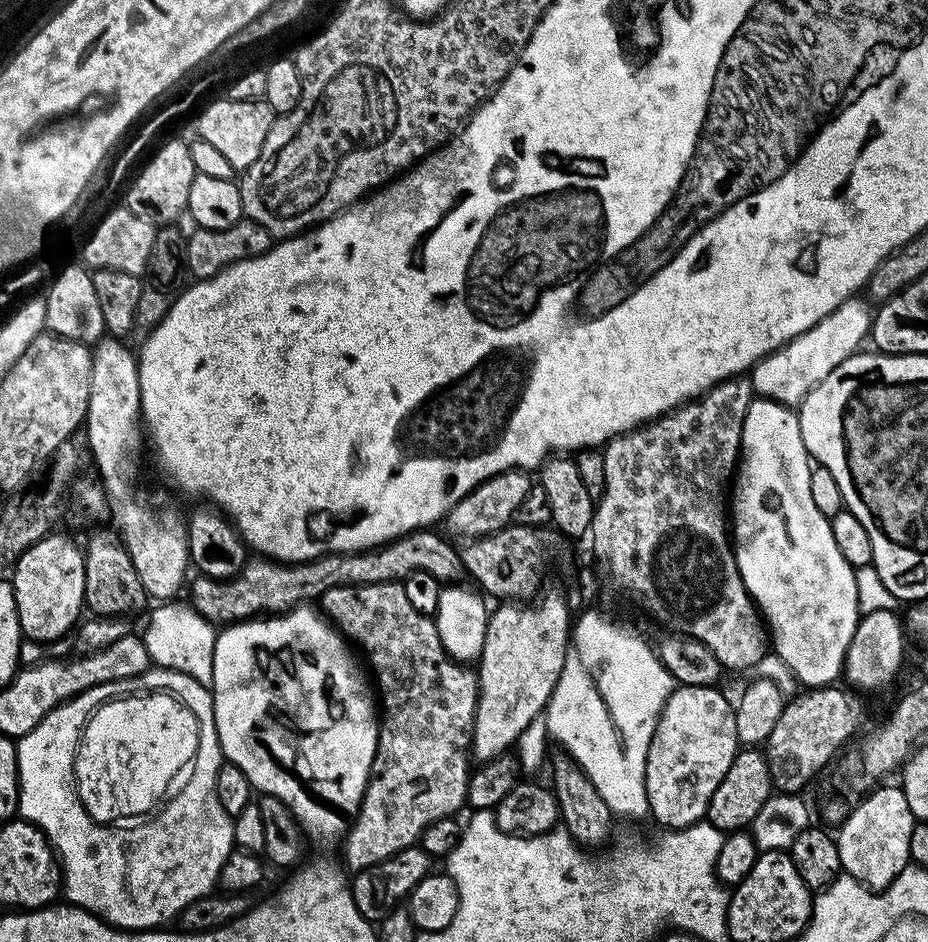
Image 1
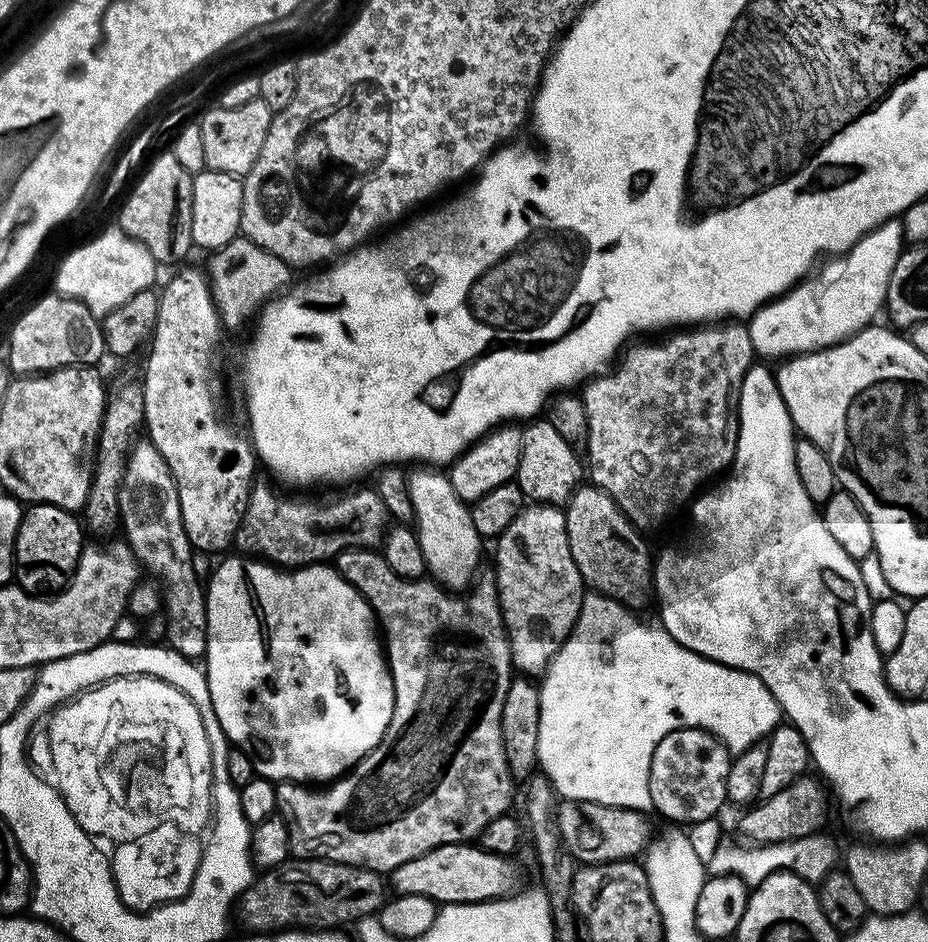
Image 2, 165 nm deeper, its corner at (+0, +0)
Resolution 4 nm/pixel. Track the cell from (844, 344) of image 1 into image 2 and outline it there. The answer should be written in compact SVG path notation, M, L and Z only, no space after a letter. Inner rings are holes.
M874 228L847 252L829 259L832 260L829 264L821 263L796 287L757 308L746 324L753 353L776 361L803 356L805 352L831 348L869 327L885 307L888 283L904 243L903 228L899 232L881 232ZM868 252L880 252L880 260L868 264Z

